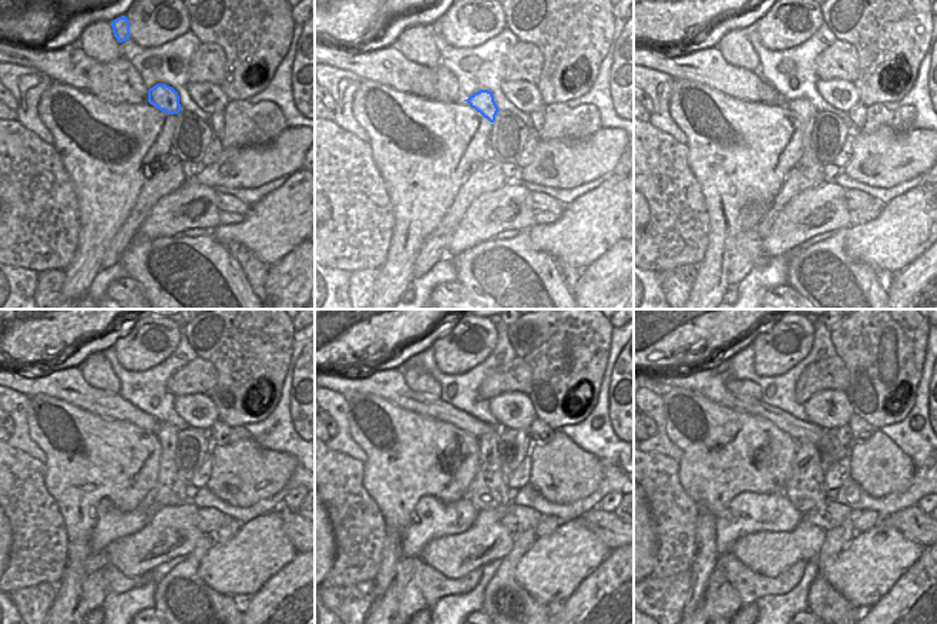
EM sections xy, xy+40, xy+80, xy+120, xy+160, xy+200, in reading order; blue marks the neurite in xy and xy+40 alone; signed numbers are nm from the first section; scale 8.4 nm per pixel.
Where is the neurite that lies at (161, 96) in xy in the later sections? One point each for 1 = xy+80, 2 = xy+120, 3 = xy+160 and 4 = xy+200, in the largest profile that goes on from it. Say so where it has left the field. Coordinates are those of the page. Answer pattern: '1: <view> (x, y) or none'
1: xy+80 (809, 164)
2: xy+120 (170, 490)
3: xy+160 (486, 492)
4: xy+200 (805, 487)

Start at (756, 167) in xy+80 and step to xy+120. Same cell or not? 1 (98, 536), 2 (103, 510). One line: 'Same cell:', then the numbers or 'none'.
Same cell: none

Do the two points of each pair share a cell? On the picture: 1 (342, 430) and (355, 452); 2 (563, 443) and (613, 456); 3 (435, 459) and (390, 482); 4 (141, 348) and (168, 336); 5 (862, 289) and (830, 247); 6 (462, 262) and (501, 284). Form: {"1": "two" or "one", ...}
{"1": "one", "2": "two", "3": "one", "4": "one", "5": "one", "6": "one"}

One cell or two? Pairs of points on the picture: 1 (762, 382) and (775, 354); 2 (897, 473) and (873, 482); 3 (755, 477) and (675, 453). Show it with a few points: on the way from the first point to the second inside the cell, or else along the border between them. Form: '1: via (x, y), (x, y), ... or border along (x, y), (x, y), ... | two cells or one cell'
1: border along (752, 345), (758, 375), (783, 375), (796, 364) | two cells
2: via (892, 473), (882, 473), (879, 476) | one cell
3: border along (665, 425), (665, 433), (681, 452), (678, 462) | two cells

